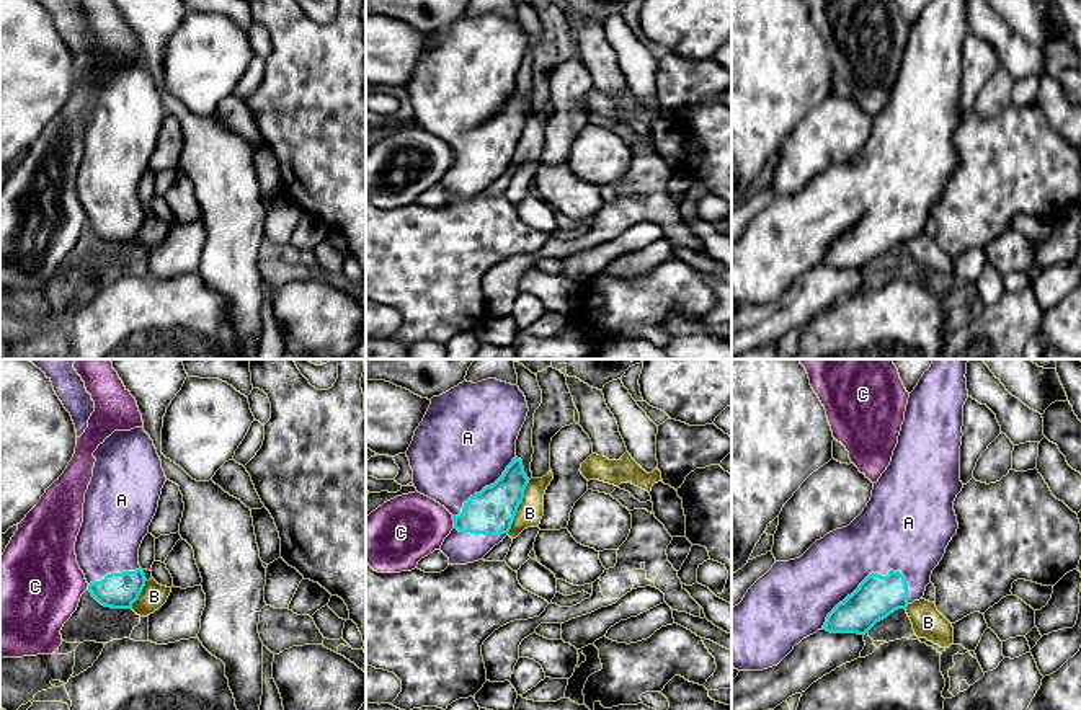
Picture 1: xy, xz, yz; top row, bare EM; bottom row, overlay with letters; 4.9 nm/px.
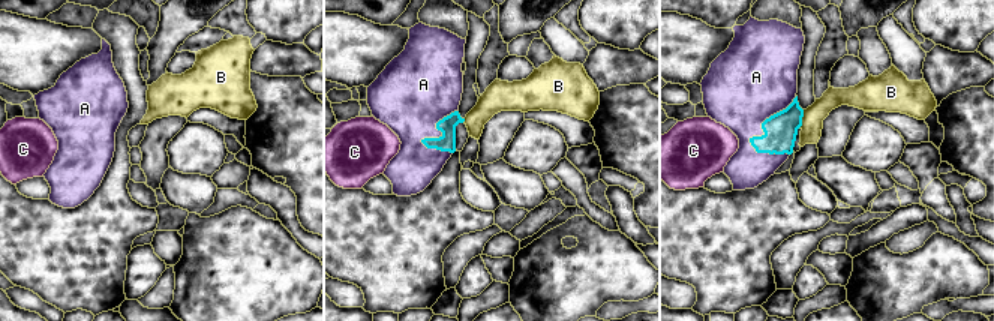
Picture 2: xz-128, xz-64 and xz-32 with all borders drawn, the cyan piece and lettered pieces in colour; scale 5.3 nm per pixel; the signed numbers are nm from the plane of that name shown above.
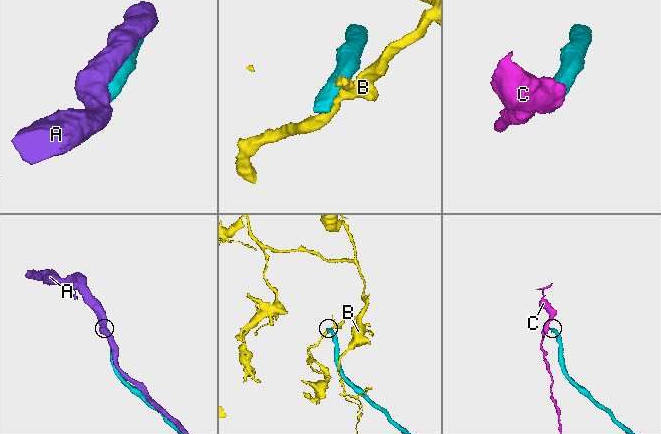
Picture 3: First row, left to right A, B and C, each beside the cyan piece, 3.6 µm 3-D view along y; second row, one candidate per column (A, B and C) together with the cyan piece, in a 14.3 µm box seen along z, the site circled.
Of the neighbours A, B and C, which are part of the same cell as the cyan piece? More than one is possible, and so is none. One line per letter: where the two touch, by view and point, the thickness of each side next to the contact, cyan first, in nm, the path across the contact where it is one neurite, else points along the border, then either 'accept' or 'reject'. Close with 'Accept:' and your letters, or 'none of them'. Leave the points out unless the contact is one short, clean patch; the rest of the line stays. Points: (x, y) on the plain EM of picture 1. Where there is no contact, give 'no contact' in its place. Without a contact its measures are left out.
A: yz (861, 217) | 220/320 nm | accept
B: xz (518, 141) | 220/130 nm | along xz (529, 115), (523, 136), (507, 167) | reject
C: xz (454, 157) | 220/320 nm | along xz (451, 150), (454, 162) | reject
Accept: A

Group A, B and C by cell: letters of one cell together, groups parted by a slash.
A / B / C

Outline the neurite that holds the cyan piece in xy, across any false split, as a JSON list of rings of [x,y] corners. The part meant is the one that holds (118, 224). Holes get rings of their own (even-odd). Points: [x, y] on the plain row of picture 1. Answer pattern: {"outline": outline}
{"outline": [[[144,62],[114,65],[93,91],[96,96],[75,176],[77,197],[101,240],[131,243],[147,215],[139,183],[167,111]]]}

